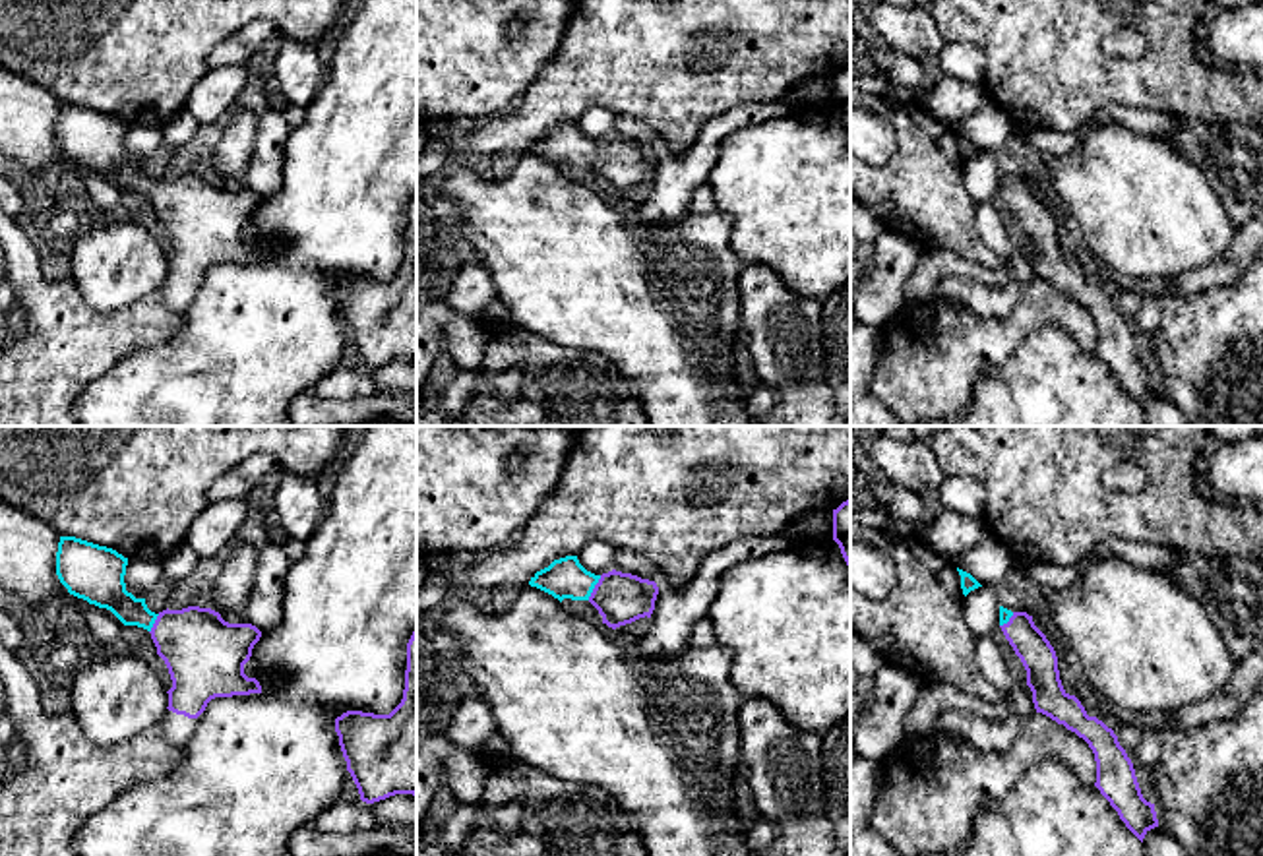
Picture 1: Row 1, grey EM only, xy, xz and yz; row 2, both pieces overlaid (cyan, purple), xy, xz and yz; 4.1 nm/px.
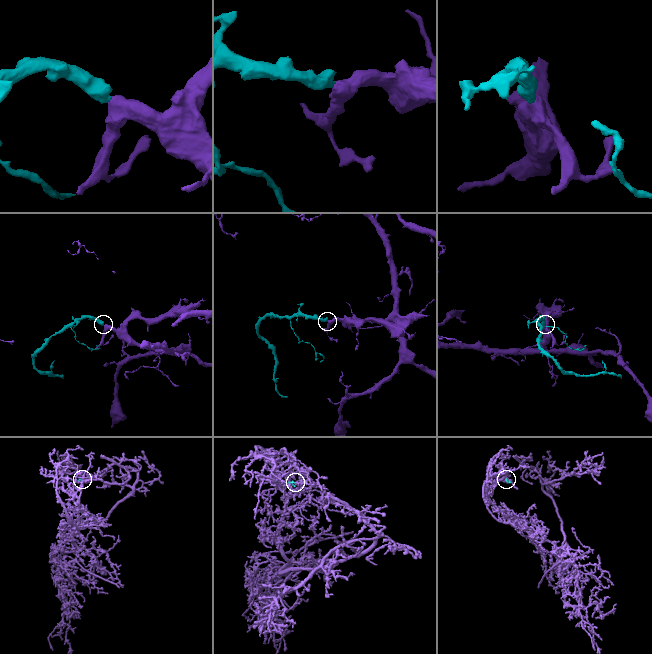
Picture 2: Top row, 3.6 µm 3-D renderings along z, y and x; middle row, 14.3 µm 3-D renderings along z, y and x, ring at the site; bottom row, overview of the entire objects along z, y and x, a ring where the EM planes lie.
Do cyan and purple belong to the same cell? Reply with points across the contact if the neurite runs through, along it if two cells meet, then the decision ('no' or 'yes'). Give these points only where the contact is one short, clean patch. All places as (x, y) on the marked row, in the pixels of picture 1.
way xz (566, 578), (593, 587), (620, 599); yes

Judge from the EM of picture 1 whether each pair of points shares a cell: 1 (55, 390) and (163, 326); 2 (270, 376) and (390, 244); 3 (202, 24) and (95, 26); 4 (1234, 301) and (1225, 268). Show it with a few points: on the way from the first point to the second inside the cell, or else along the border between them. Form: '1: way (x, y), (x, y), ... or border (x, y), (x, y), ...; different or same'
1: way (82, 363), (107, 337), (136, 328); same
2: way (272, 328), (308, 266), (330, 244), (341, 244); same
3: way (175, 24), (123, 24); same
4: border (1242, 272), (1225, 285), (1186, 295); different

